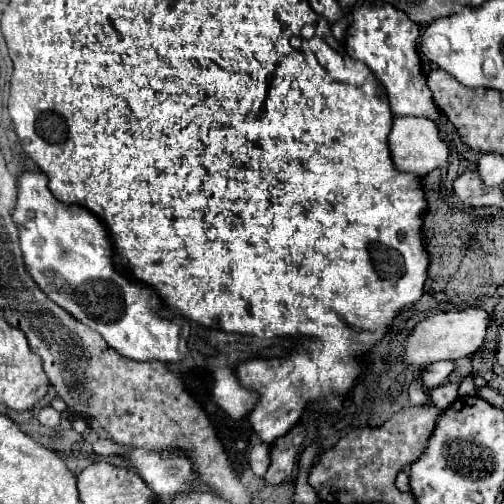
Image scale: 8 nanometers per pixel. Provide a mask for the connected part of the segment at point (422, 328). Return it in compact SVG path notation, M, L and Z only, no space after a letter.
M465 308L457 312L435 314L413 330L405 344L405 362L415 366L429 366L437 360L457 360L461 356L473 356L487 338L487 328L491 324L491 314L483 308Z

